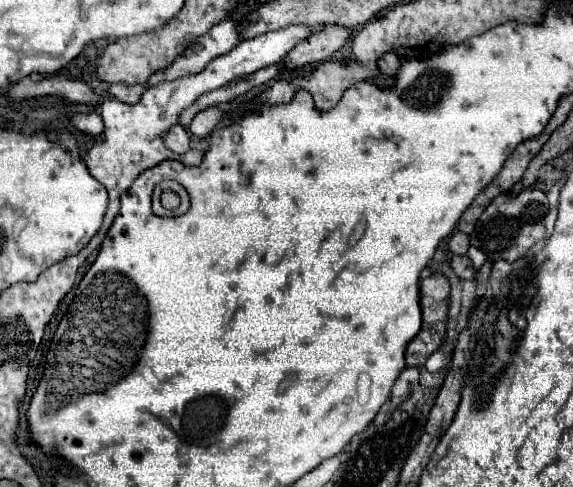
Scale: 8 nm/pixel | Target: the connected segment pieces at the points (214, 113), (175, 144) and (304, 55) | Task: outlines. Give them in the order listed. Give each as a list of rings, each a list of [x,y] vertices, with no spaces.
[[[208,107],[208,109],[200,111],[200,113],[196,113],[196,117],[194,117],[192,123],[190,123],[190,131],[192,131],[194,135],[198,135],[198,137],[206,137],[206,135],[212,133],[212,129],[214,129],[224,117],[226,117],[226,113],[224,113],[222,109],[218,109],[218,107]]]
[[[174,125],[164,135],[164,143],[174,153],[186,153],[190,149],[190,139],[188,139],[188,133],[186,133],[186,129],[182,125]]]
[[[324,25],[318,33],[312,33],[304,41],[300,41],[286,59],[288,69],[300,69],[304,65],[314,65],[320,61],[328,61],[334,57],[348,41],[352,39],[352,29]]]

